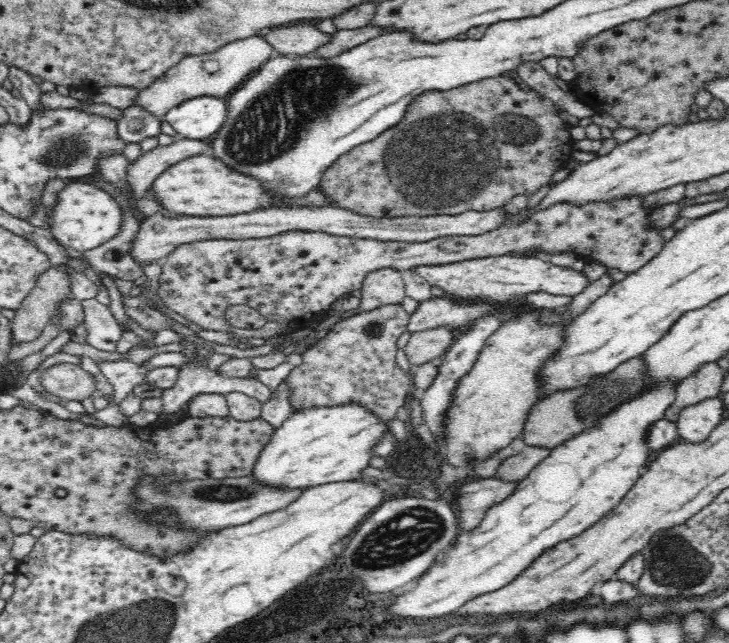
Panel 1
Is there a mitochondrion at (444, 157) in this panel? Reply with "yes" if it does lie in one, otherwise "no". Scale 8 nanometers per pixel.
yes

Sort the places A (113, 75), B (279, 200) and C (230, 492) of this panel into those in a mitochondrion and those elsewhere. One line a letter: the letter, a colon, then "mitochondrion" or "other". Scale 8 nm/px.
A: other
B: other
C: mitochondrion

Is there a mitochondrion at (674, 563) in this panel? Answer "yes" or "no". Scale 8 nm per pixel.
yes

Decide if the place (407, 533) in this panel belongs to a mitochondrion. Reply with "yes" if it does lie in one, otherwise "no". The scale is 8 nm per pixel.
yes

